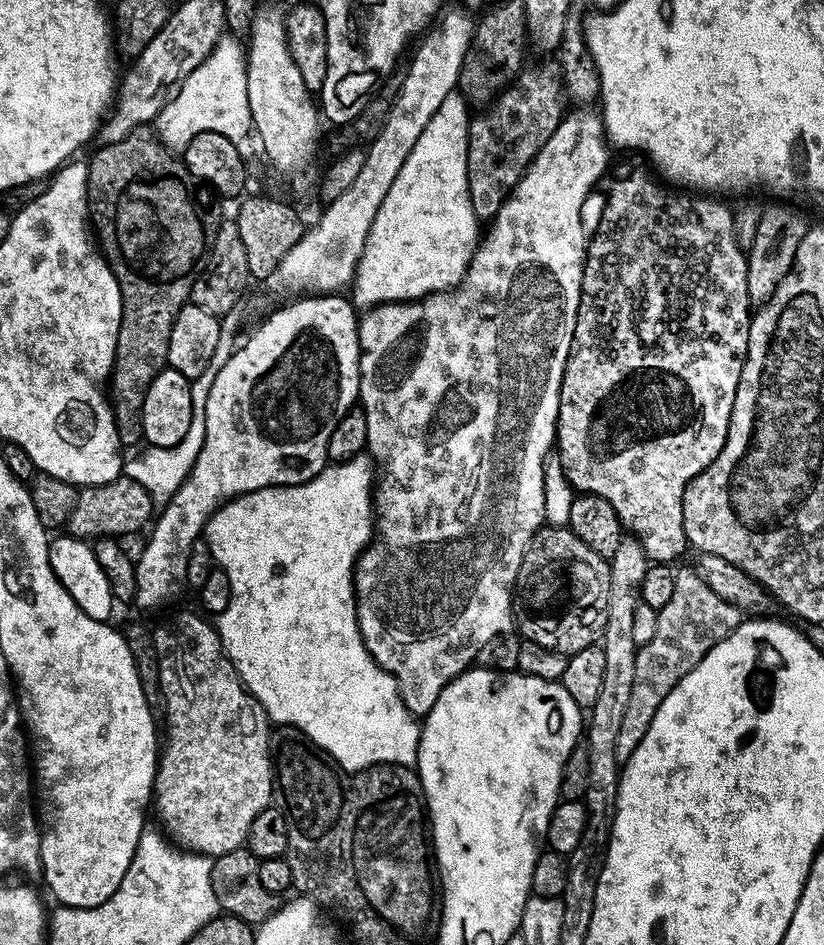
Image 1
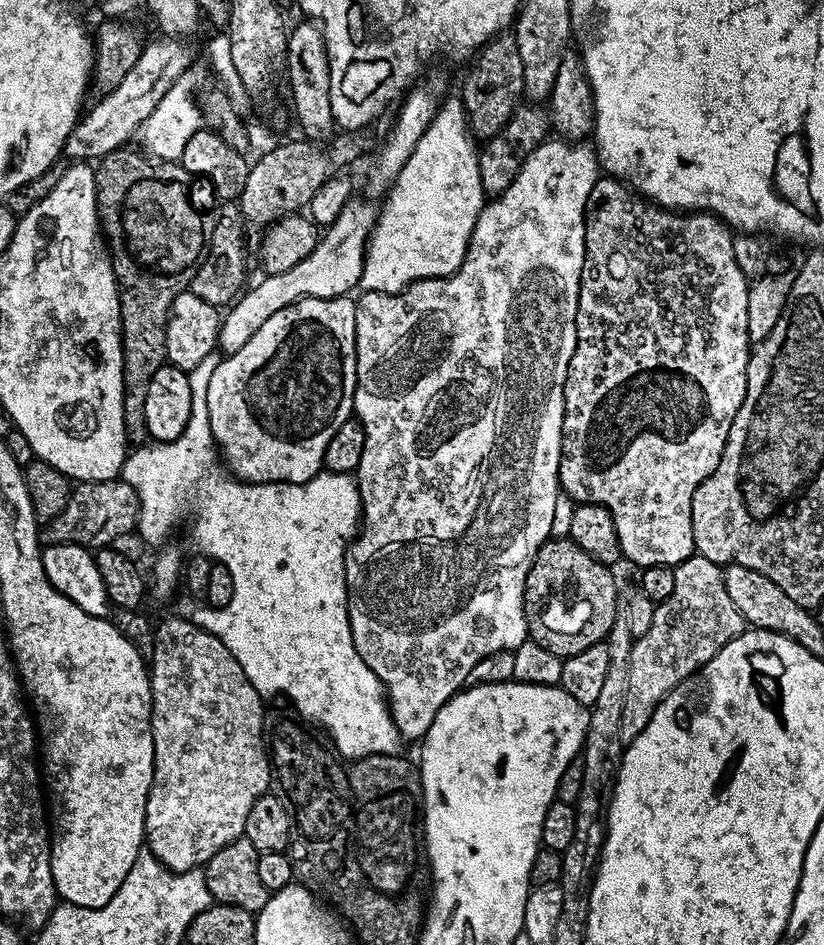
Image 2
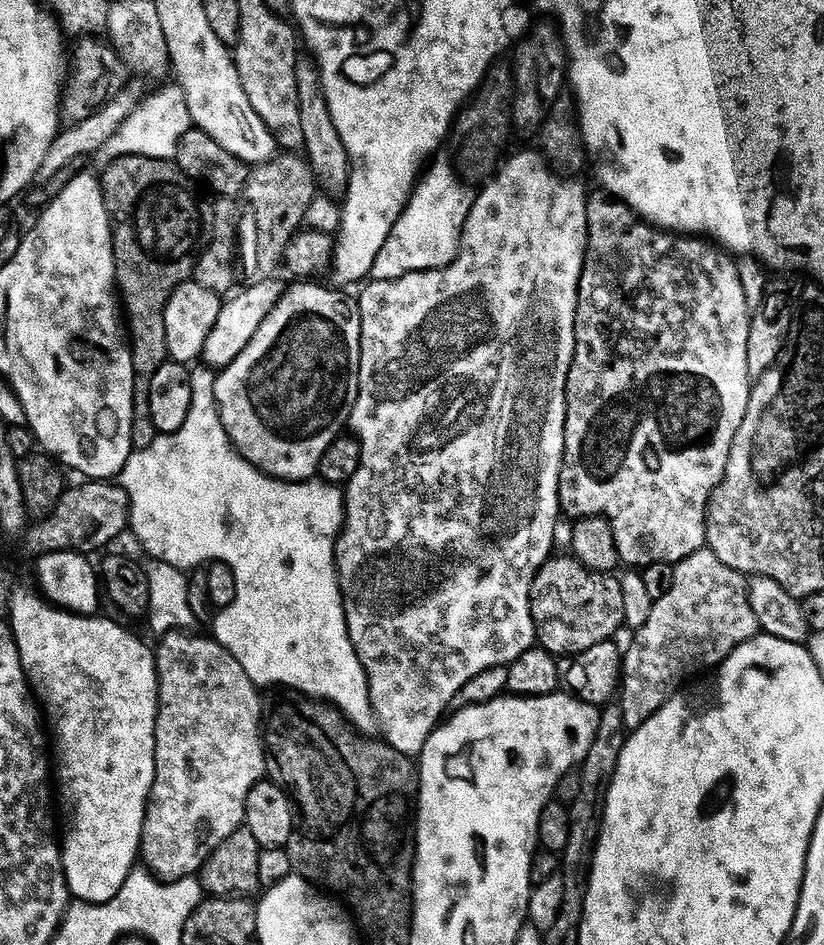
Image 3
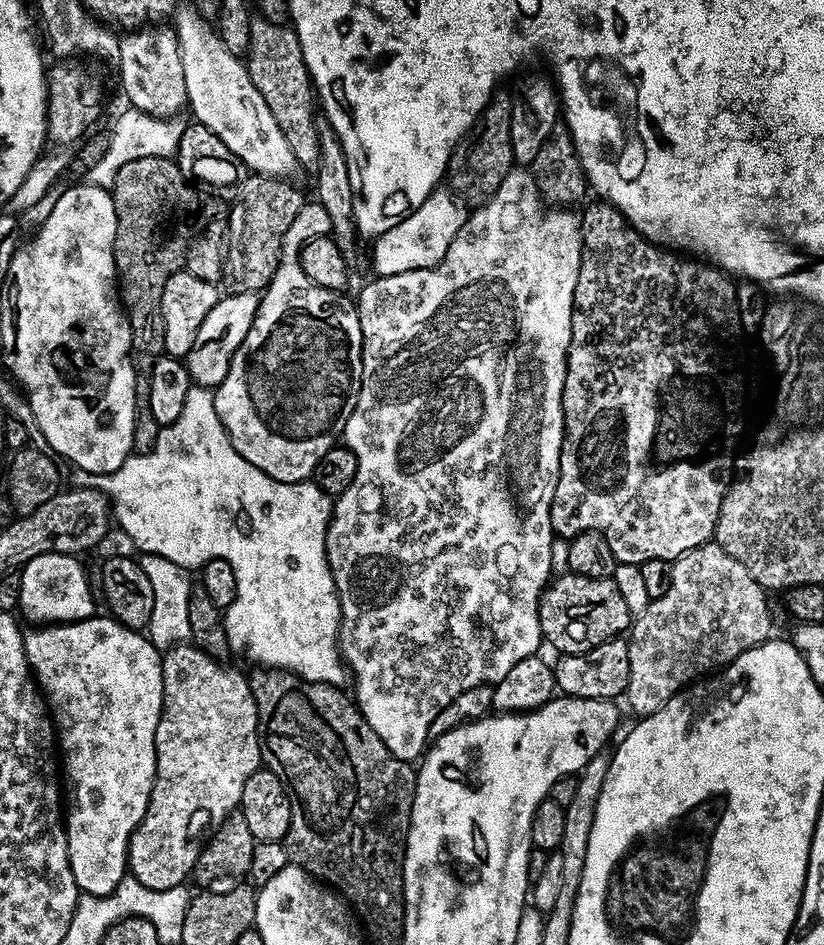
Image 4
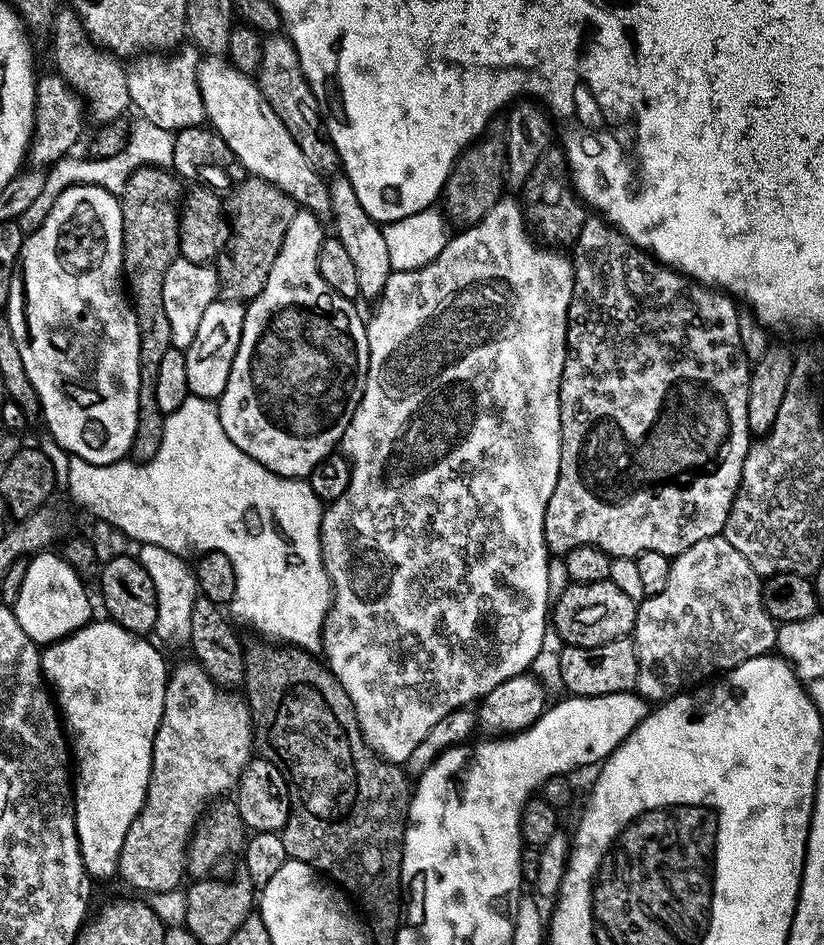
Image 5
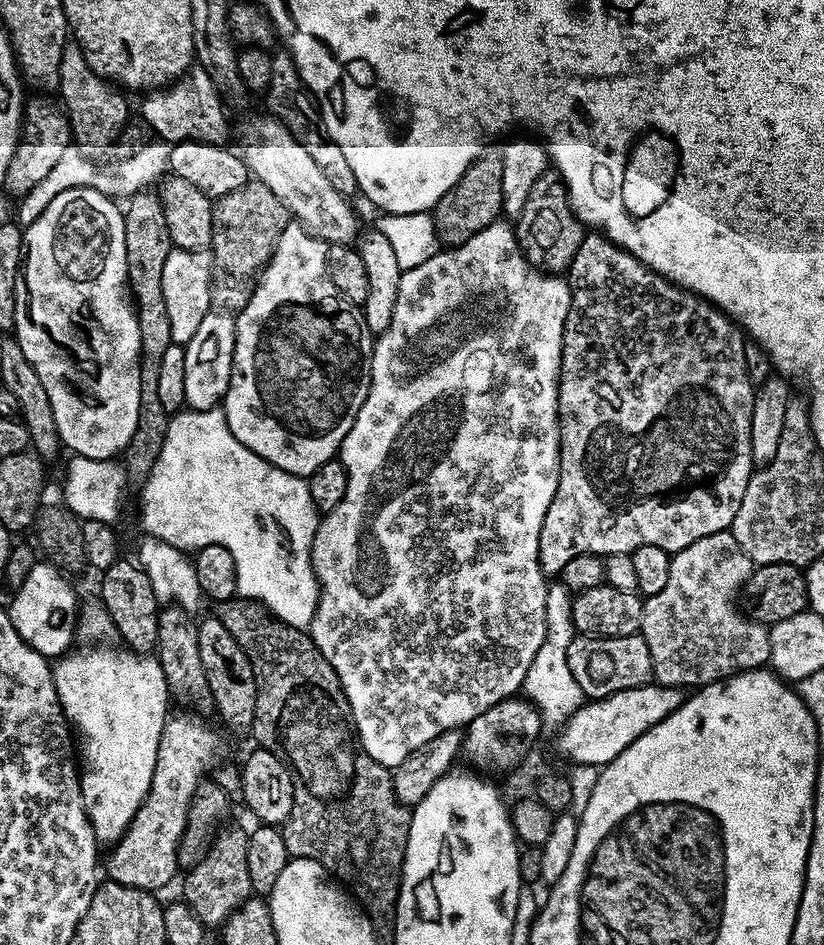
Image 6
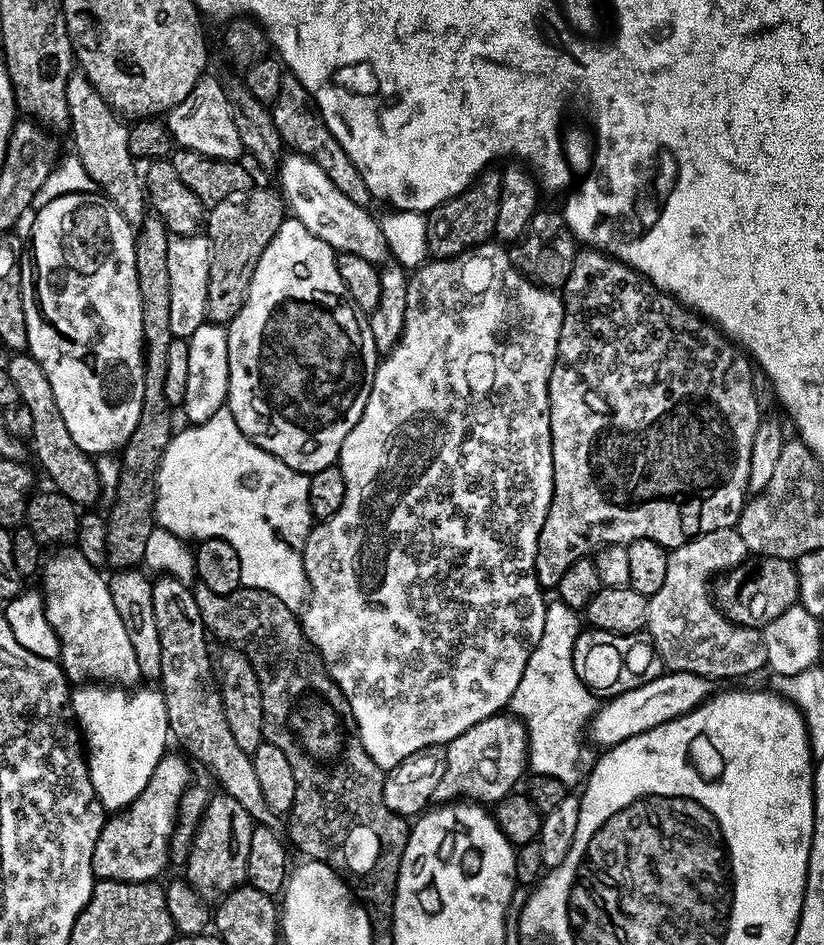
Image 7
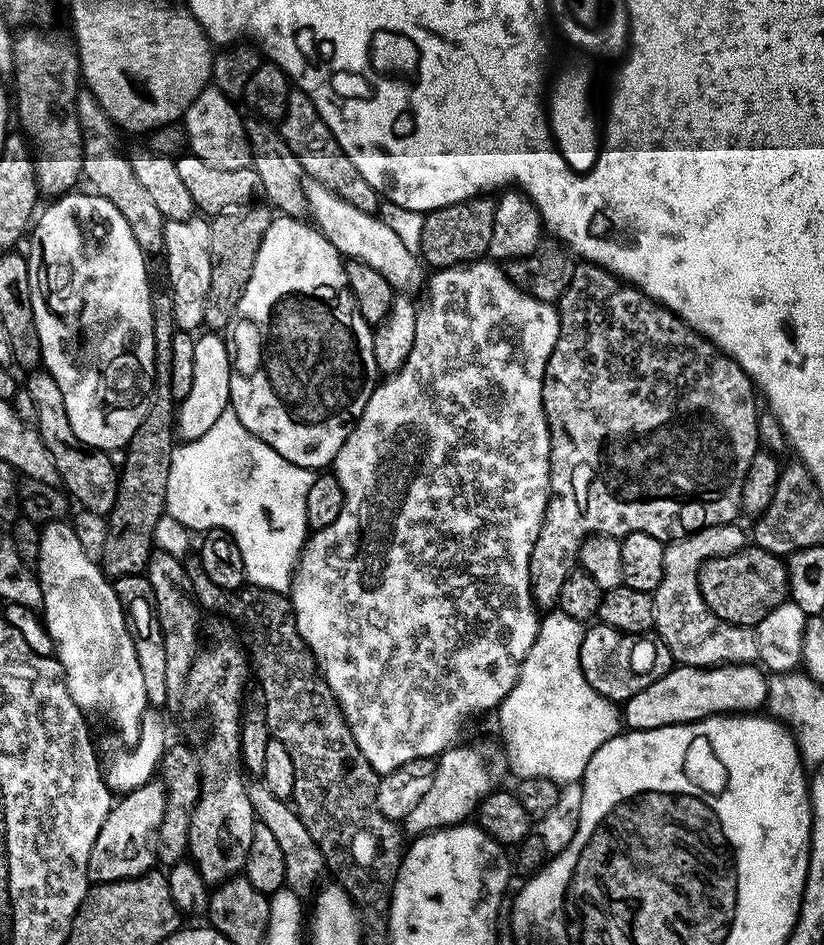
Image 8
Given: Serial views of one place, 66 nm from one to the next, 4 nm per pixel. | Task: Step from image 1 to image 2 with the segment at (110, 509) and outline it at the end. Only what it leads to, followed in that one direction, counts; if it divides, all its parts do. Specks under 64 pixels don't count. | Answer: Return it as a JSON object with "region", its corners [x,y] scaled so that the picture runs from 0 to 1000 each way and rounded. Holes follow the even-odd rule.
{"region":[[[148,506],[109,508],[93,511],[85,523],[85,531],[80,531],[80,540],[75,540],[75,544],[70,544],[70,548],[57,551],[58,567],[56,563],[56,571],[58,576],[93,576],[101,580],[115,582],[133,578],[138,574],[138,569],[143,569],[143,565],[166,562],[169,553],[170,532],[163,514],[158,514]]]}

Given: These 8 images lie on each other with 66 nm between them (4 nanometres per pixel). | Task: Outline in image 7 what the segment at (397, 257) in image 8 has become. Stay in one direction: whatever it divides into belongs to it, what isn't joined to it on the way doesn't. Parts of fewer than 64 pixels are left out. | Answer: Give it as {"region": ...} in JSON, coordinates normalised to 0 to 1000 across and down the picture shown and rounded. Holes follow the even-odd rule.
{"region":[[[350,163],[339,170],[339,182],[337,199],[342,211],[357,232],[367,235],[376,248],[391,252],[391,256],[399,258],[408,267],[434,269],[455,280],[462,278],[461,274],[471,267],[471,257],[466,255],[460,232],[455,228],[451,230],[445,219],[425,214],[425,210],[420,210],[420,205],[415,205],[415,201],[410,201],[400,188],[396,188],[382,169],[363,163]]]}

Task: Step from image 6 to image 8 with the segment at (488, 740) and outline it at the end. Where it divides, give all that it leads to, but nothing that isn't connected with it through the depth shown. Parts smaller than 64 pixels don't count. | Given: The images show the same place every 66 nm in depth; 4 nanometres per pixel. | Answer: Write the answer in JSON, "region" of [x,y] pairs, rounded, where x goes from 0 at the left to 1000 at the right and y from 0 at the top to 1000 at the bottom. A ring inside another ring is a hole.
{"region":[[[606,786],[587,787],[584,792],[576,792],[573,787],[557,787],[540,792],[528,801],[527,829],[522,831],[517,841],[502,852],[502,857],[493,861],[488,870],[492,886],[516,885],[518,880],[533,876],[564,871],[583,854],[583,850],[600,837],[600,831],[610,831],[607,829],[610,828],[612,820],[618,820],[617,801]]]}

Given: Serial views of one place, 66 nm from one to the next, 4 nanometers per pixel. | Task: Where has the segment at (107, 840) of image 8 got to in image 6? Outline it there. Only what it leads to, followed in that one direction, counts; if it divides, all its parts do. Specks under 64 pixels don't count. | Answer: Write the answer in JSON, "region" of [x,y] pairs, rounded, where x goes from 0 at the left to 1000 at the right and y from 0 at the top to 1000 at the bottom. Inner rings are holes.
{"region":[[[218,753],[214,758],[212,754],[205,757],[204,761],[199,764],[197,781],[192,785],[192,798],[189,799],[189,810],[187,811],[187,819],[184,820],[184,826],[182,828],[182,836],[177,840],[177,844],[172,849],[172,853],[163,861],[163,866],[158,870],[158,874],[149,880],[149,883],[147,883],[144,889],[142,889],[140,893],[135,894],[132,901],[136,903],[131,906],[131,924],[129,924],[129,927],[130,930],[136,931],[140,935],[149,935],[153,940],[175,940],[178,944],[188,945],[191,943],[189,940],[201,939],[203,935],[212,929],[214,923],[216,924],[216,899],[218,898],[218,888],[223,881],[226,866],[228,865],[228,858],[231,857],[231,849],[235,844],[235,836],[242,832],[243,826],[249,824],[250,819],[258,816],[257,807],[261,806],[262,795],[267,792],[267,783],[262,780],[261,772],[257,771],[245,759],[243,759],[243,756],[235,757],[240,758],[232,758],[228,753]]]}

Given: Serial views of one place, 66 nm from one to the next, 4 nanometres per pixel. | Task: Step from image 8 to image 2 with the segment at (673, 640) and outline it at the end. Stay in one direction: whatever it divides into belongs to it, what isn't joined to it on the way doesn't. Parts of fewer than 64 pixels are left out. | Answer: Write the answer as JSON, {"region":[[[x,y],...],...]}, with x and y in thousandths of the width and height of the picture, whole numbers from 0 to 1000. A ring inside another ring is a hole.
{"region":[[[841,586],[836,593],[819,598],[818,624],[813,633],[795,640],[792,658],[782,674],[768,676],[765,688],[765,722],[760,743],[755,747],[752,779],[766,785],[784,772],[784,764],[794,760],[794,751],[836,715],[848,711],[881,679],[886,679],[905,661],[896,641],[881,629],[875,598],[862,590]]]}

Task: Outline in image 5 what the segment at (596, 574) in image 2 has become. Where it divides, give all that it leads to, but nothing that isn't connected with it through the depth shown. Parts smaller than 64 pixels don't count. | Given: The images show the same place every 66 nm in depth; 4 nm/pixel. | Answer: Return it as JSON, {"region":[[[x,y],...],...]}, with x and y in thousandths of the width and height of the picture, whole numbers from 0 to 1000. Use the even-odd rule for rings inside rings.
{"region":[[[740,613],[715,618],[692,617],[667,643],[667,660],[686,683],[715,686],[742,677],[755,677],[767,672],[772,662],[774,639],[757,629]]]}

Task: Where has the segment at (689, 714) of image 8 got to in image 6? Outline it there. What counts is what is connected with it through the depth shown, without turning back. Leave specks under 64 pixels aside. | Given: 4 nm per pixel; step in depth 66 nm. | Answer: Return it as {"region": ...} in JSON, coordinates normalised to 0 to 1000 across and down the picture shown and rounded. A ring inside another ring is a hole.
{"region":[[[788,722],[765,730],[750,730],[750,734],[709,743],[678,771],[680,796],[699,808],[738,808],[750,802],[750,798],[755,798],[755,794],[760,794],[760,789],[769,785],[769,781],[774,781],[780,775],[789,772],[789,768],[803,764],[803,760],[823,751],[831,739],[826,729]]]}

